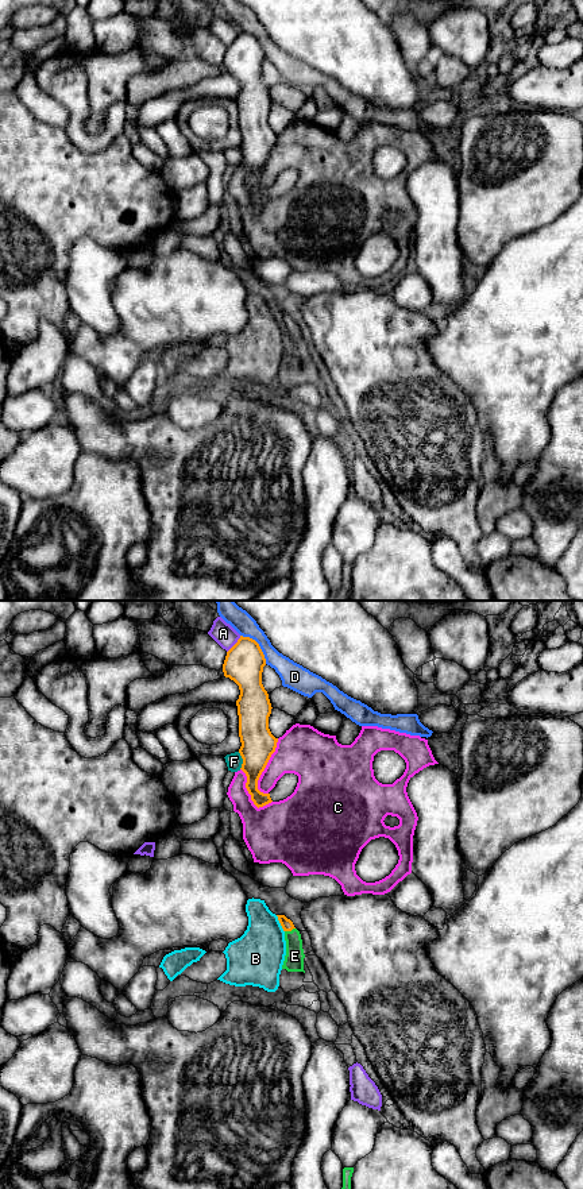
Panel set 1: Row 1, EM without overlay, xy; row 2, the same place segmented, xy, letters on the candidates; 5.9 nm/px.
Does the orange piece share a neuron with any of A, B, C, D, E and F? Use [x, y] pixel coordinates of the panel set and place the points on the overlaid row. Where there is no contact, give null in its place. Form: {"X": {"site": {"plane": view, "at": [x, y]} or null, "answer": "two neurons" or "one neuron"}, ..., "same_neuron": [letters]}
{"A": {"site": {"plane": "xy", "at": [235, 644]}, "answer": "two neurons"}, "B": {"site": {"plane": "xy", "at": [280, 922]}, "answer": "two neurons"}, "C": {"site": {"plane": "xy", "at": [265, 767]}, "answer": "two neurons"}, "D": {"site": {"plane": "xy", "at": [258, 645]}, "answer": "two neurons"}, "E": {"site": {"plane": "xy", "at": [289, 930]}, "answer": "one neuron"}, "F": {"site": {"plane": "xy", "at": [243, 760]}, "answer": "two neurons"}, "same_neuron": ["E"]}

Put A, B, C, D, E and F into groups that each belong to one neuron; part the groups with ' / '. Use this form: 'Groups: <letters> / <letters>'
Groups: A / B / C / D / E / F

